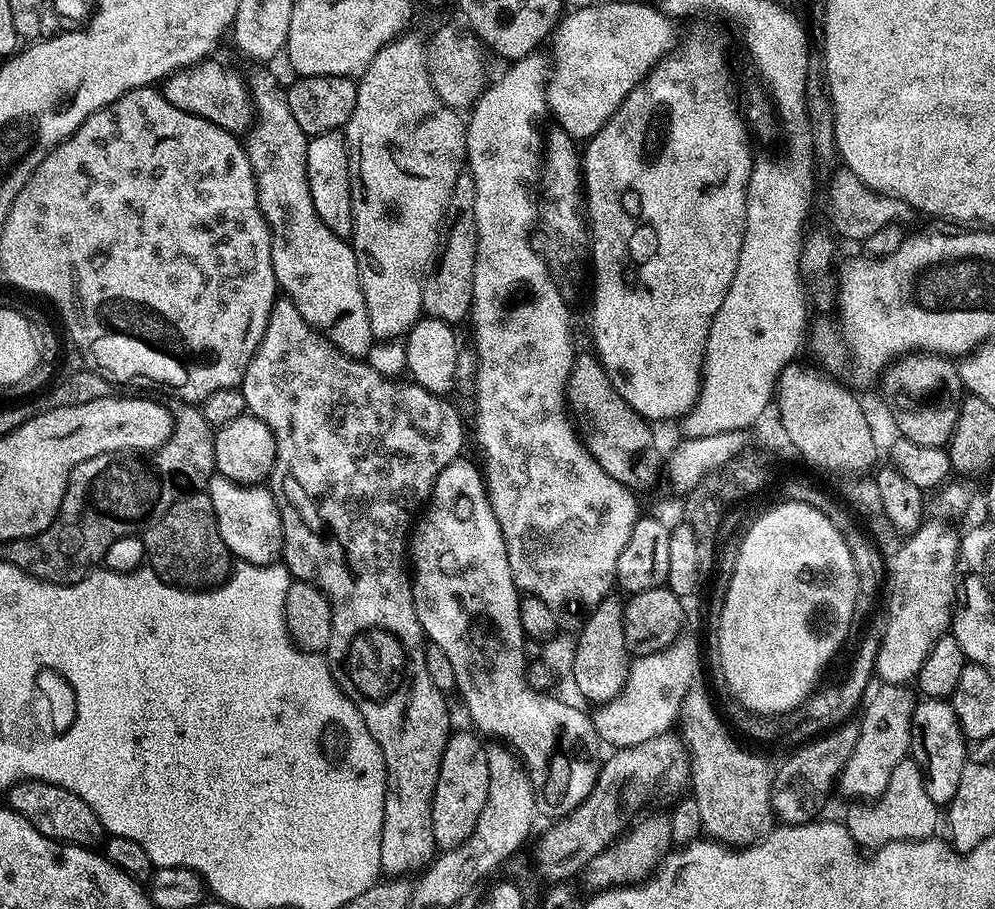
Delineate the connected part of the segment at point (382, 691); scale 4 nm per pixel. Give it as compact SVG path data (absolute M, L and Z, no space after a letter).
M277 298L272 303L272 313L266 326L266 334L250 362L246 366L244 379L238 385L239 391L244 393L244 407L251 415L258 417L270 430L276 439L276 461L272 467L270 477L270 491L274 502L278 506L280 515L280 529L282 530L282 563L296 580L304 580L321 588L332 603L332 633L326 649L328 669L332 672L336 685L344 692L344 696L362 714L362 722L366 722L366 730L378 742L384 755L386 766L386 794L384 795L384 817L382 818L382 850L380 851L380 867L389 877L403 877L405 874L417 873L423 869L437 855L438 849L434 838L432 825L432 803L434 790L438 786L438 770L442 766L442 754L448 745L448 737L454 725L448 717L448 704L445 693L434 686L430 673L426 671L426 637L422 626L418 622L418 614L414 610L412 597L412 578L410 564L406 559L406 541L410 536L410 529L414 524L413 514L419 513L428 503L432 495L432 487L442 474L442 470L450 462L461 459L464 448L464 420L460 412L444 400L443 395L428 392L421 384L408 378L393 378L378 374L363 359L348 356L338 346L330 343L321 332L311 328L298 314L298 306L287 298Z

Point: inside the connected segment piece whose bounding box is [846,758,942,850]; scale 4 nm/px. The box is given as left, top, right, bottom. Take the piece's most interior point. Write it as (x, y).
(903, 812)

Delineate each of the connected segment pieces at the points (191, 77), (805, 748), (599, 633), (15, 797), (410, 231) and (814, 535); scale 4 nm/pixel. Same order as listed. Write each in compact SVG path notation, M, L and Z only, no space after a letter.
M209 58L193 65L190 68L181 69L173 73L167 80L163 81L162 91L164 97L178 110L186 110L198 118L206 118L206 122L214 122L222 130L233 134L247 133L254 124L254 99L252 97L249 85L232 68L227 68L224 64L219 64L216 58Z
M849 722L785 755L788 757L781 762L780 768L778 764L772 777L772 811L779 819L781 816L784 824L806 824L821 815L820 807L828 796L828 790L831 786L833 788L846 762L850 762L850 754L854 754L859 737L859 723Z
M615 598L603 600L594 611L587 613L584 622L572 656L572 680L593 706L603 706L621 694L628 680L630 653L624 633L624 604Z
M23 779L8 789L6 799L7 807L26 818L26 822L30 822L30 826L34 826L38 834L57 840L59 844L76 844L79 848L87 848L95 845L96 839L101 839L102 829L94 810L90 810L90 806L86 806L86 802L78 798L78 794L70 794L70 790L62 786Z
M401 34L397 36L386 47L380 48L378 54L374 54L370 66L364 71L363 76L359 77L356 85L354 114L350 114L347 124L342 129L344 140L348 143L348 173L350 174L352 209L354 210L354 230L350 237L350 243L356 255L358 278L360 279L366 310L370 318L370 330L377 341L407 337L409 330L415 326L417 320L421 319L422 277L429 271L430 265L433 263L438 251L438 245L442 239L441 228L444 222L444 212L448 209L448 203L450 202L450 190L454 190L454 182L458 182L461 172L465 171L468 154L466 124L462 119L461 113L457 109L448 108L443 104L430 82L428 50L425 37L408 35Z
M785 499L783 503L776 504L769 512L762 513L749 526L748 533L744 537L739 537L732 577L730 578L729 588L726 590L721 618L714 624L714 628L716 628L716 648L720 651L718 661L723 672L722 680L723 683L728 683L728 688L732 691L731 699L740 703L742 707L748 707L751 711L768 716L791 712L814 691L818 684L816 679L823 674L824 667L835 658L836 651L843 646L844 639L847 638L848 631L852 628L852 616L857 615L858 578L854 570L854 558L850 554L850 546L844 540L843 532L838 530L836 523L821 508L816 508L812 504L794 502L790 499Z

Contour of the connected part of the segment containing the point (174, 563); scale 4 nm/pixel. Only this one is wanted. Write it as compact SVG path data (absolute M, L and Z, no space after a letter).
M192 490L181 495L180 499L170 506L170 510L166 510L166 514L162 514L162 518L158 518L144 529L142 539L147 563L152 571L161 576L168 584L212 586L221 581L229 571L230 564L227 564L224 559L229 559L230 553L227 546L222 542L222 534L216 525L214 506L210 502L207 491Z

